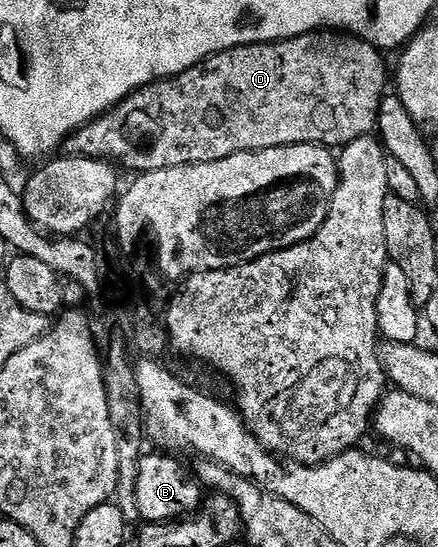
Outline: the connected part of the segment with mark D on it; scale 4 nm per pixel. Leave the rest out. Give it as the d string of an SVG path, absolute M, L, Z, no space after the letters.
M309 31L294 39L280 39L274 43L252 43L246 47L236 47L230 51L220 51L204 59L197 66L187 69L183 73L173 75L170 79L160 79L157 83L149 83L140 87L138 91L119 101L105 114L90 123L78 127L63 144L66 155L82 155L88 159L104 159L114 164L126 167L132 173L144 173L155 169L175 169L183 165L195 165L207 161L223 161L223 157L231 157L235 153L244 151L262 151L272 147L286 147L287 145L303 145L315 143L330 149L340 149L347 146L364 135L373 135L377 126L377 114L381 111L381 101L387 94L385 88L385 59L376 47L372 47L367 41L357 38L355 35L347 35L340 31Z

